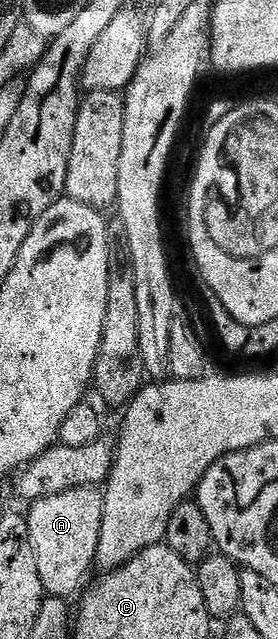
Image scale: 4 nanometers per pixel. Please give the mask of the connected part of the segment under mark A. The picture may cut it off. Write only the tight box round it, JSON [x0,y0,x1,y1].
[26,488,103,599]

